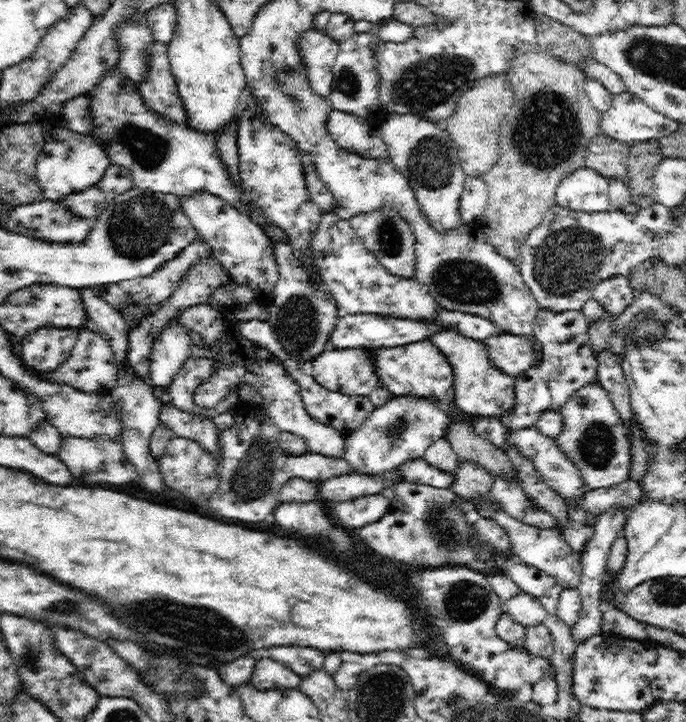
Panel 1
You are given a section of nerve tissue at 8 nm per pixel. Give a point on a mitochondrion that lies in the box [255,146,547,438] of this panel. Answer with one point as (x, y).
(464, 280)

